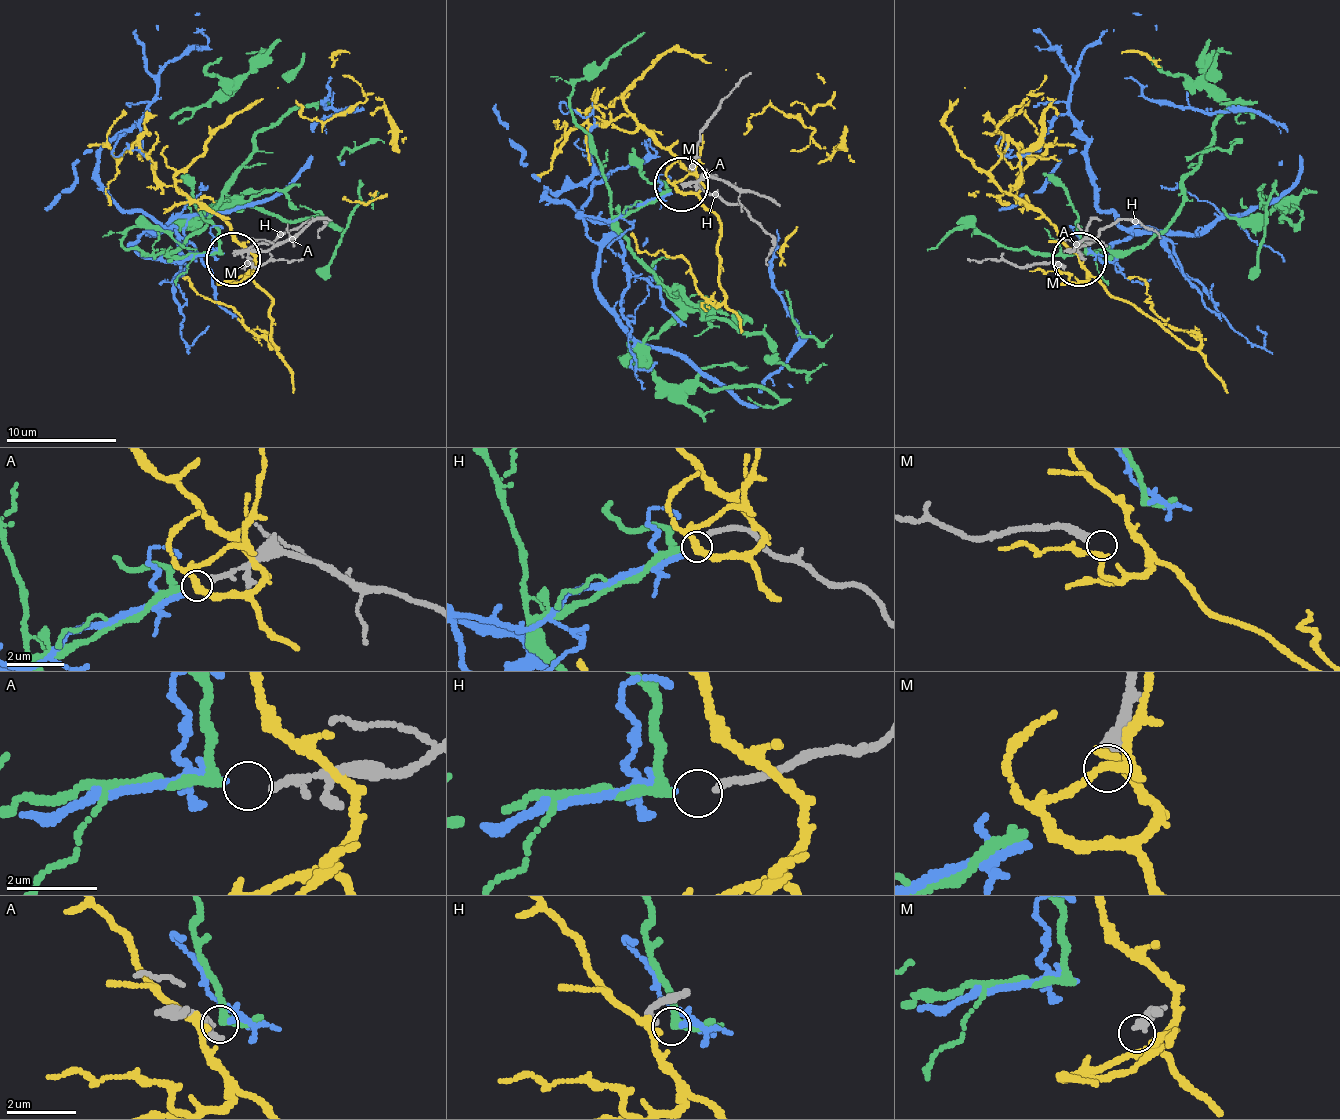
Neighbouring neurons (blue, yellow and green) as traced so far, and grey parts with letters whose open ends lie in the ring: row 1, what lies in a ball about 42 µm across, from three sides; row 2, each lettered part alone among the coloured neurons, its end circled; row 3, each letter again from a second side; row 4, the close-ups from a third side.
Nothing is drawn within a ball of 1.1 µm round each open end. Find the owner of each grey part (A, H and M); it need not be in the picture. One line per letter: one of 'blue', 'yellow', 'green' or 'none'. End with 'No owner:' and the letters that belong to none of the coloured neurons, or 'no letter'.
A: green
H: blue
M: none
No owner: M

